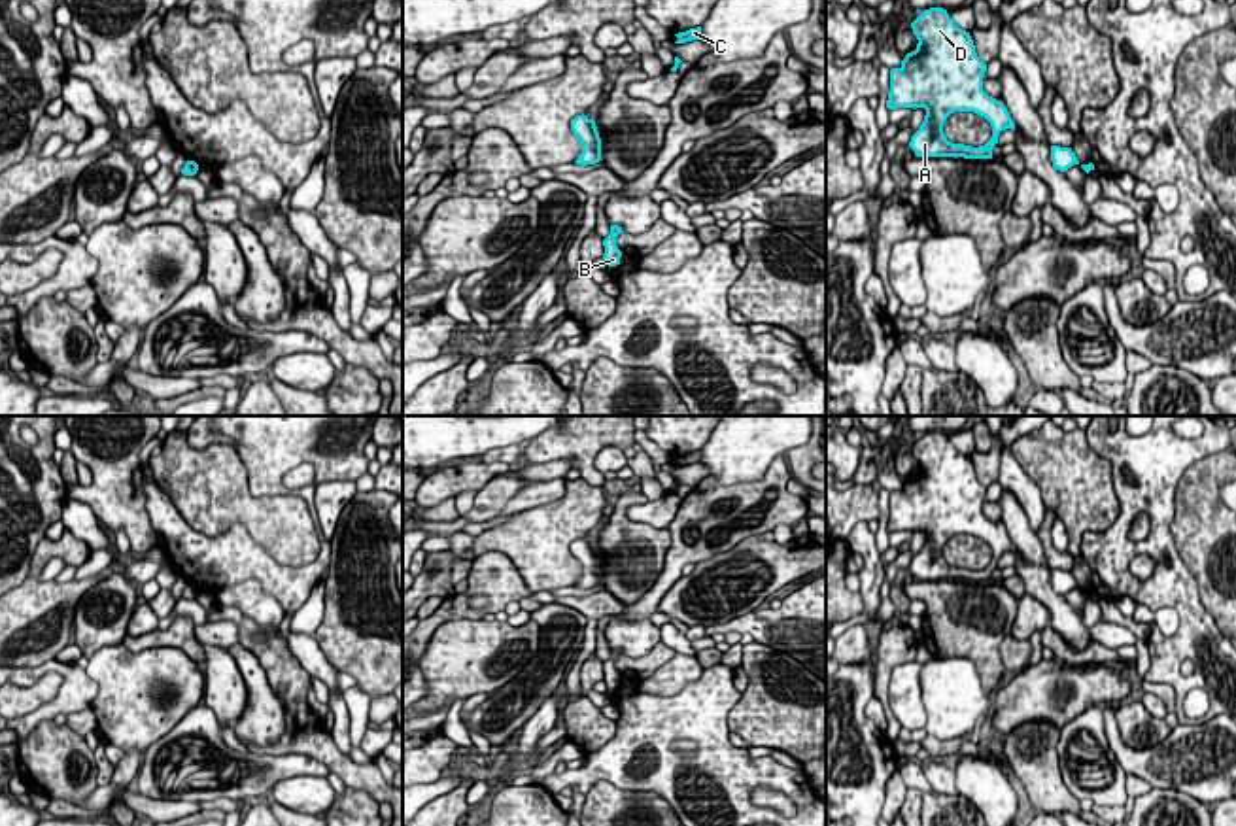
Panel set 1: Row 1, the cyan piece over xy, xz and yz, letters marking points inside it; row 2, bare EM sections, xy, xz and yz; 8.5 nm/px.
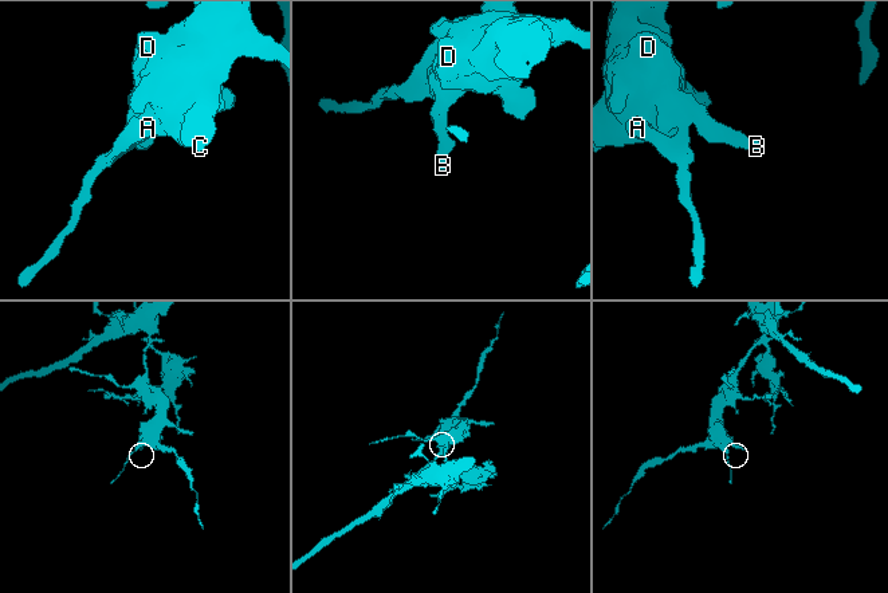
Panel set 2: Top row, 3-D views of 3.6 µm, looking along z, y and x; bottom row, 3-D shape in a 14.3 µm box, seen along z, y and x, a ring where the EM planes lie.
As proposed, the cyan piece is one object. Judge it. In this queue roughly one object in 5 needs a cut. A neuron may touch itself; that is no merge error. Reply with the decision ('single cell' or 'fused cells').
single cell

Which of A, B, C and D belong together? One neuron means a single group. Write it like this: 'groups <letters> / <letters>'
groups A B C D

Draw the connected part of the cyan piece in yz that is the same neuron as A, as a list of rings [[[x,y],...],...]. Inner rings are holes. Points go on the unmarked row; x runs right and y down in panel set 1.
[[[943,431],[924,433],[913,446],[918,467],[900,491],[890,493],[886,531],[924,531],[926,539],[911,559],[917,580],[992,582],[1002,554],[1015,554],[1007,531],[983,514],[987,488],[977,480],[970,456],[958,452]],[[954,535],[973,535],[992,550],[985,569],[953,567],[943,556]]]

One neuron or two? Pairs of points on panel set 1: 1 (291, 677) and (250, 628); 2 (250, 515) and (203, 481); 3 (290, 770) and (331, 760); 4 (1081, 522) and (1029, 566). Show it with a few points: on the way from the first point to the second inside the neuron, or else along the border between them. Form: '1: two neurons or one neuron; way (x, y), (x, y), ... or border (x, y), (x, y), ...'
1: one neuron; way (282, 666), (257, 639)
2: one neuron; way (239, 507), (214, 484)
3: two neurons; border (278, 755), (305, 753), (331, 772)
4: two neurons; border (1034, 533), (1051, 567)

